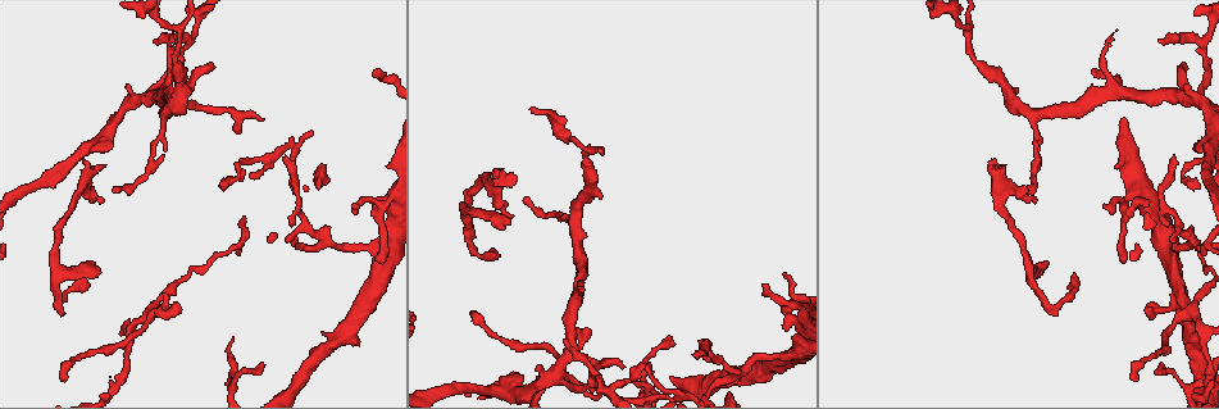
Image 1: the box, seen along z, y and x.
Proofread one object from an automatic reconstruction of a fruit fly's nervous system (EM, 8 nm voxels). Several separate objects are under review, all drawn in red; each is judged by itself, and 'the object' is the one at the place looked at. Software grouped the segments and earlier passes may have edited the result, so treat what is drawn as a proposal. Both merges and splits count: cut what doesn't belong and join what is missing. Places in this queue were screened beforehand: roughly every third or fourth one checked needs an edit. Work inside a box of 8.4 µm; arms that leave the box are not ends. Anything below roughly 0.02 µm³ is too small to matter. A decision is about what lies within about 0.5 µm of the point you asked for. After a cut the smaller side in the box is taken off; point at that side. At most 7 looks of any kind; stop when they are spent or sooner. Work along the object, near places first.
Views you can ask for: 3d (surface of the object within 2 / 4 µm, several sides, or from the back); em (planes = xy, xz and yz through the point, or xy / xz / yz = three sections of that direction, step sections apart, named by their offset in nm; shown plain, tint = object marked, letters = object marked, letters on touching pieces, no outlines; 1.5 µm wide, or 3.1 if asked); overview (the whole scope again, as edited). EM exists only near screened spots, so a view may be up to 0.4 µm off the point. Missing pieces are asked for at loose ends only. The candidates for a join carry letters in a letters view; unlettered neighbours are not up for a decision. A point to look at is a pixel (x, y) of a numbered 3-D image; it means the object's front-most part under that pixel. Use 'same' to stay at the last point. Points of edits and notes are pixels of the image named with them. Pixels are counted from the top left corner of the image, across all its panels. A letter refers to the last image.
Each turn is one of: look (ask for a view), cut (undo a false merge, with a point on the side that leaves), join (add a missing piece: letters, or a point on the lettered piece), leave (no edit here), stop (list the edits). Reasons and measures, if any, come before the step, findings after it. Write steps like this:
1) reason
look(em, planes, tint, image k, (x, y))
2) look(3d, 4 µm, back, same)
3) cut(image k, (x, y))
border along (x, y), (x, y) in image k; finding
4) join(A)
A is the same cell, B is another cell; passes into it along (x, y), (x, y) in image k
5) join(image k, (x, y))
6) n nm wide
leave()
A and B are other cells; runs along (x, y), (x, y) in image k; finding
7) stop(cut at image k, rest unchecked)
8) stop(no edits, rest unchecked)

branch stops here
look(3d, 2 µm, image 1, (1042, 270))

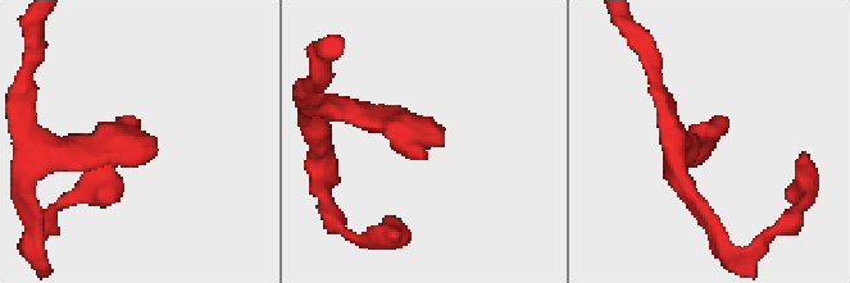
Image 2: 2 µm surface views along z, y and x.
need the tissue
look(em, yz, step 4, tint, image 2, (713, 145))

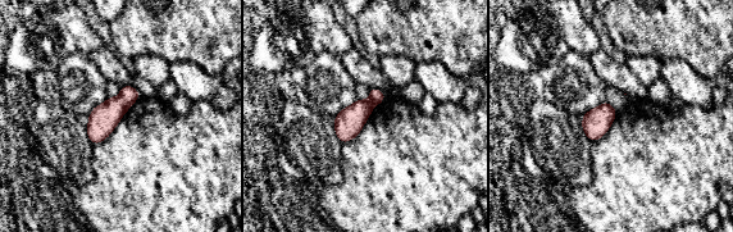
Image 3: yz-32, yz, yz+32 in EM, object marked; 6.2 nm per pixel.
look(em, xy, step 8, letters, same)

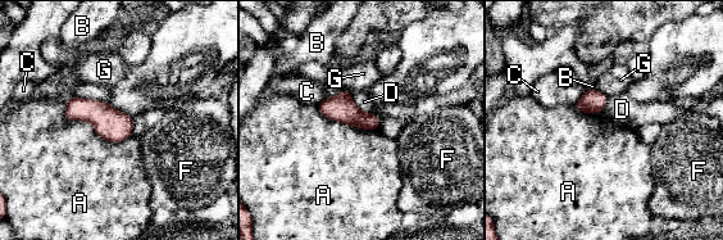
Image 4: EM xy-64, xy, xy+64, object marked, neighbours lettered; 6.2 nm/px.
110 nm wide
leave()
A, B, C, D, F and G are other cells; border along (66, 99), (67, 120), (132, 135) in image 4; none of them fits

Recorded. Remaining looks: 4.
tapers out
look(em, xy, step 4, letters, image 1, (1186, 68))

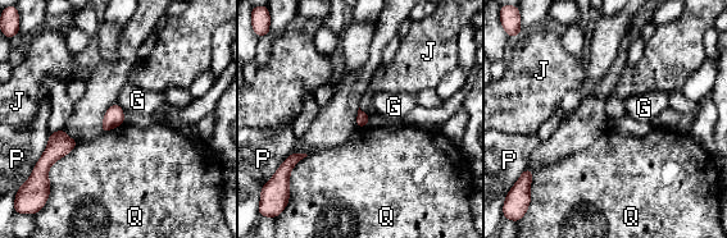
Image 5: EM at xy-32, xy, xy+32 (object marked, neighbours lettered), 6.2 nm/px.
another direction
look(em, planes, letters, same)

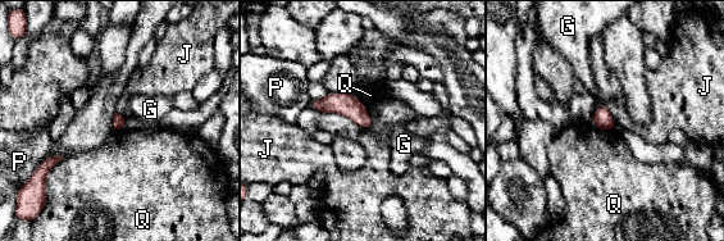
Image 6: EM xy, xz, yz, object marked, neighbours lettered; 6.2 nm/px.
leave()
G, J, P and Q are other cells; border along (606, 107), (615, 123) in image 6; none of them fits

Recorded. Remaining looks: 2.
two arms at a narrow angle
look(em, planes, plain, image 1, (1187, 315))

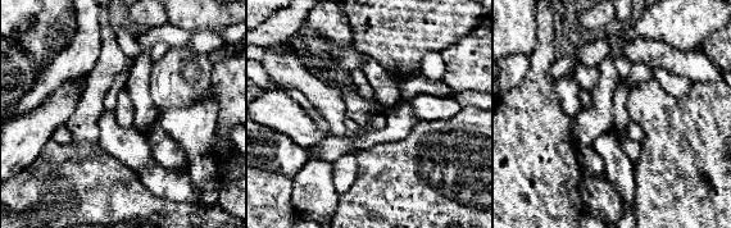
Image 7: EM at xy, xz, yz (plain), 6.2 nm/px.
look(em, planes, letters, same)

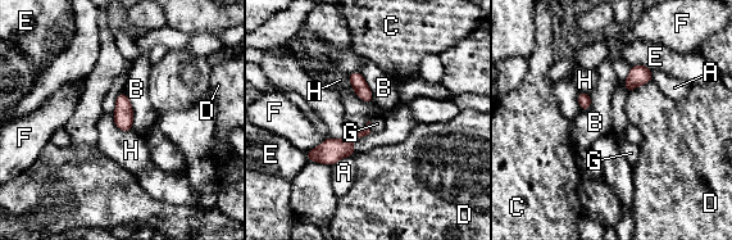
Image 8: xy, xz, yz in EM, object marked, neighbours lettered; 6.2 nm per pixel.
B touches over 260 nm
leave()
A, B, C, D, E, F, G and H are other cells; border along (623, 80), (627, 93) in image 8; one neuron here

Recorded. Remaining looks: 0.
stop(no edits, rest unchecked)

